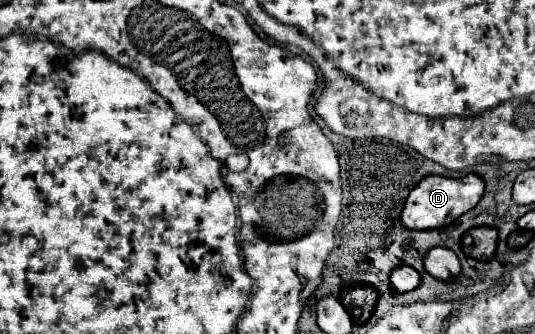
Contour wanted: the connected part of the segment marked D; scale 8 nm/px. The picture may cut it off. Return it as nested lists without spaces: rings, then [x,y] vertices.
[[[467,174],[463,178],[443,178],[443,176],[427,176],[423,178],[409,194],[401,220],[407,228],[413,230],[427,230],[427,228],[441,228],[457,220],[461,214],[469,212],[477,206],[485,192],[485,182],[477,174]]]

